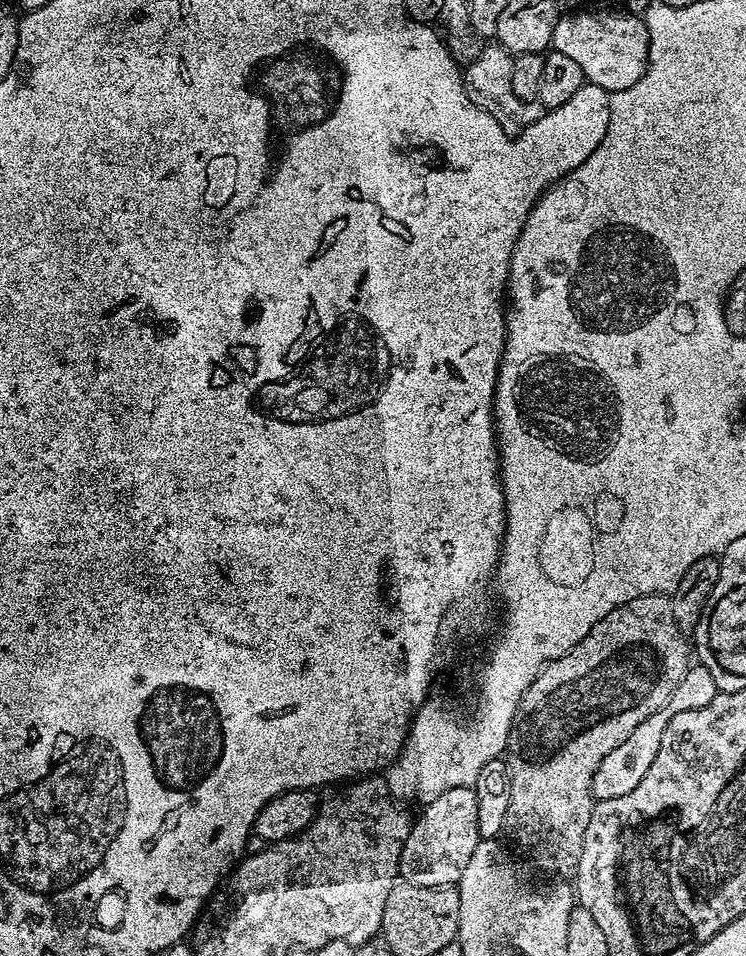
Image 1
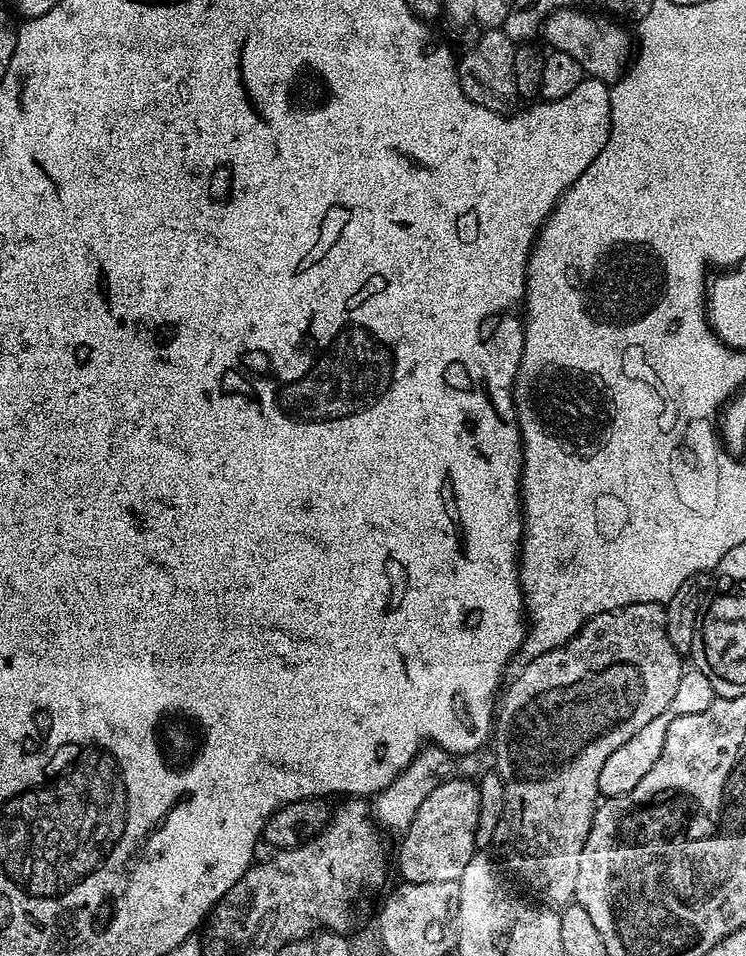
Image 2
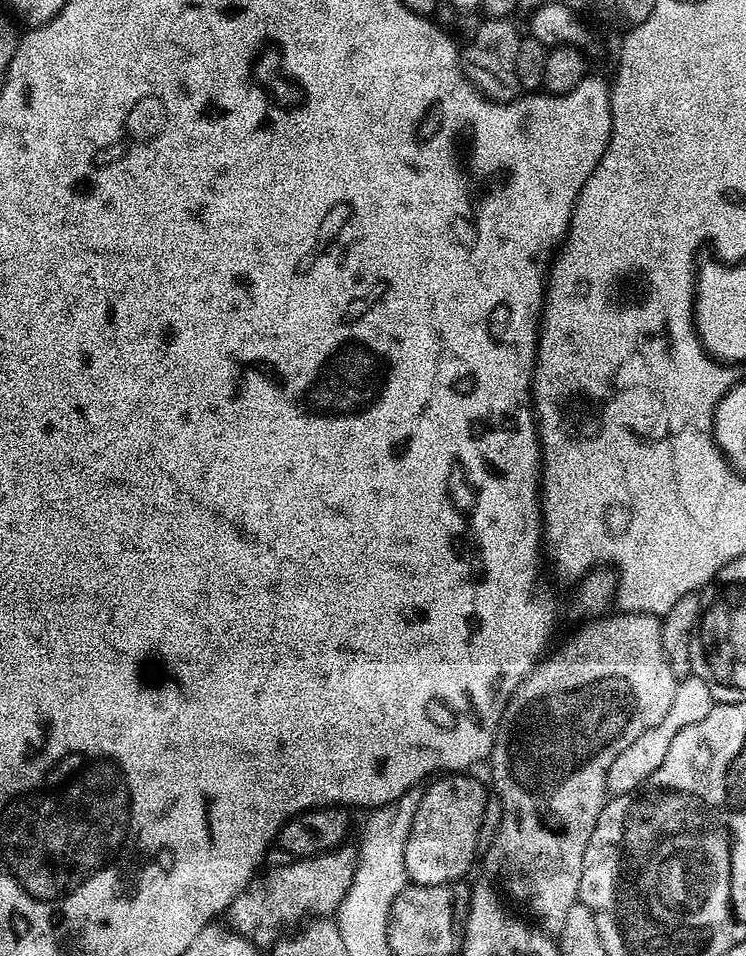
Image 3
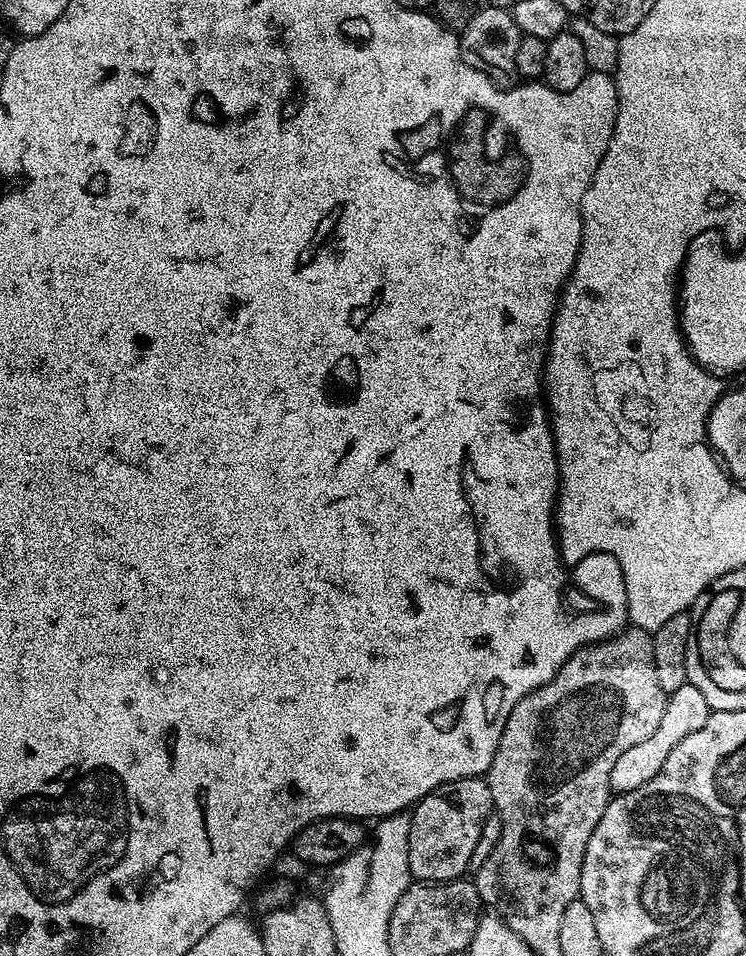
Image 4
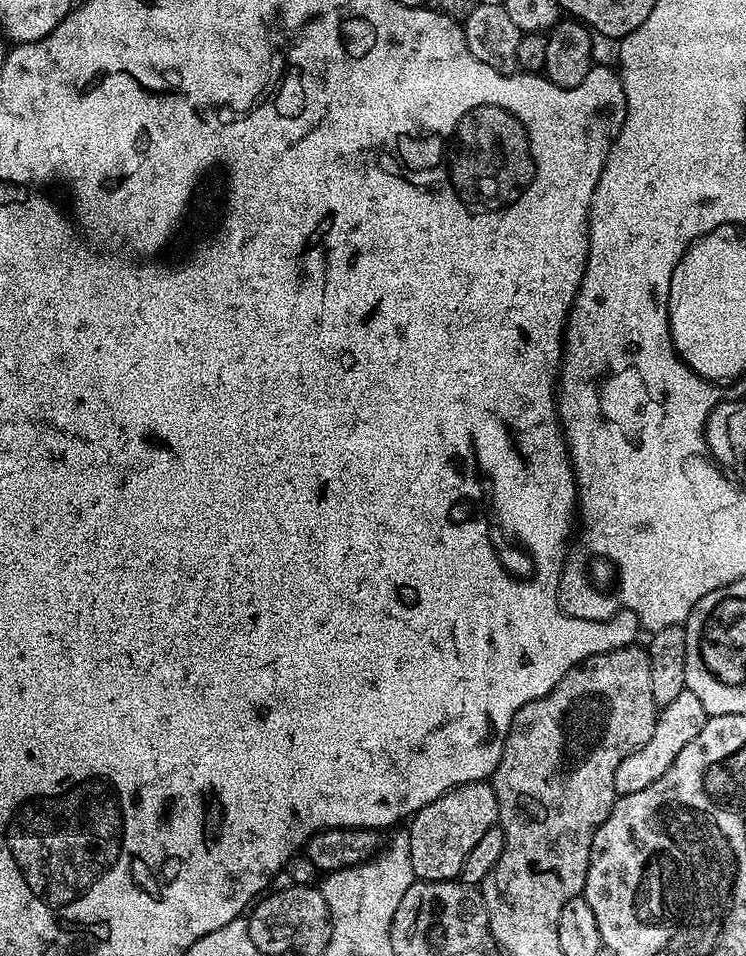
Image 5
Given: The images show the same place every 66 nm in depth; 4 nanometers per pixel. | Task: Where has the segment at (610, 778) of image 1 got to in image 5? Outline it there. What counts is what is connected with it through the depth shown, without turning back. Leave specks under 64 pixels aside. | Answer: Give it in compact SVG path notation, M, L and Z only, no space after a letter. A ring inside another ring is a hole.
M687 690L678 694L674 702L663 705L656 718L654 734L650 734L650 742L634 749L618 766L618 770L614 770L614 790L617 797L638 794L638 790L646 790L650 782L658 782L658 778L662 778L662 774L670 770L670 762L674 762L678 753L702 731L702 726L706 726L708 717L706 706L702 706L702 701Z

